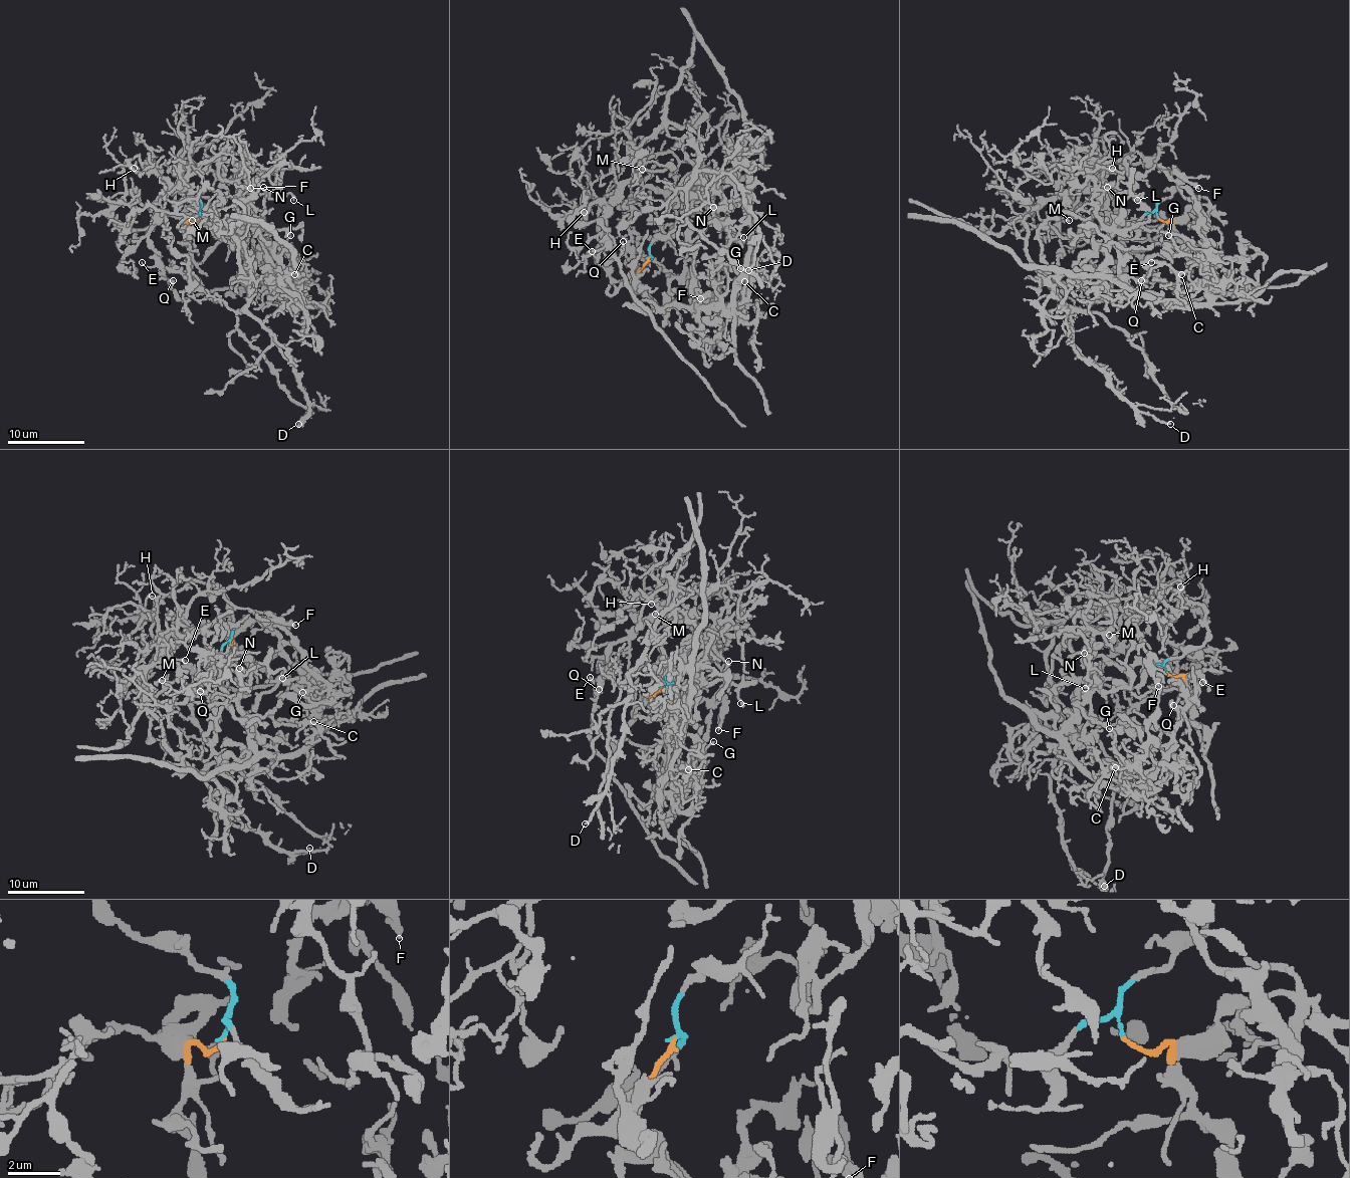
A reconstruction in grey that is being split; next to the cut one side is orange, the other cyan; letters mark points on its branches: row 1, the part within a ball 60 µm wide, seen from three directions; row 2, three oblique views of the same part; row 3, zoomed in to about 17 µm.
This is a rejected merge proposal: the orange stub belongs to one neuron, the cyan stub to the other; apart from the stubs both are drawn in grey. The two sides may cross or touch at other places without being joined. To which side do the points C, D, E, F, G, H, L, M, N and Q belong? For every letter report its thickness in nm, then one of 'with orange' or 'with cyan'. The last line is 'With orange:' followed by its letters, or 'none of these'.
C: 90 nm thick; with orange
D: 200 nm thick; with cyan
E: 130 nm thick; with cyan
F: 240 nm thick; with orange
G: 110 nm thick; with orange
H: 80 nm thick; with cyan
L: 170 nm thick; with orange
M: 130 nm thick; with cyan
N: 190 nm thick; with orange
Q: 160 nm thick; with cyan
With orange: C, F, G, L, N

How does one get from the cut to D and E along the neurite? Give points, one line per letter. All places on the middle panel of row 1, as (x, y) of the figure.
D: (649, 258), (613, 277), (595, 254), (599, 210), (674, 123), (697, 168), (738, 185), (759, 235), (747, 270)
E: (649, 258), (620, 281), (595, 254), (601, 241), (599, 204), (618, 189), (599, 220), (607, 243), (591, 250)

